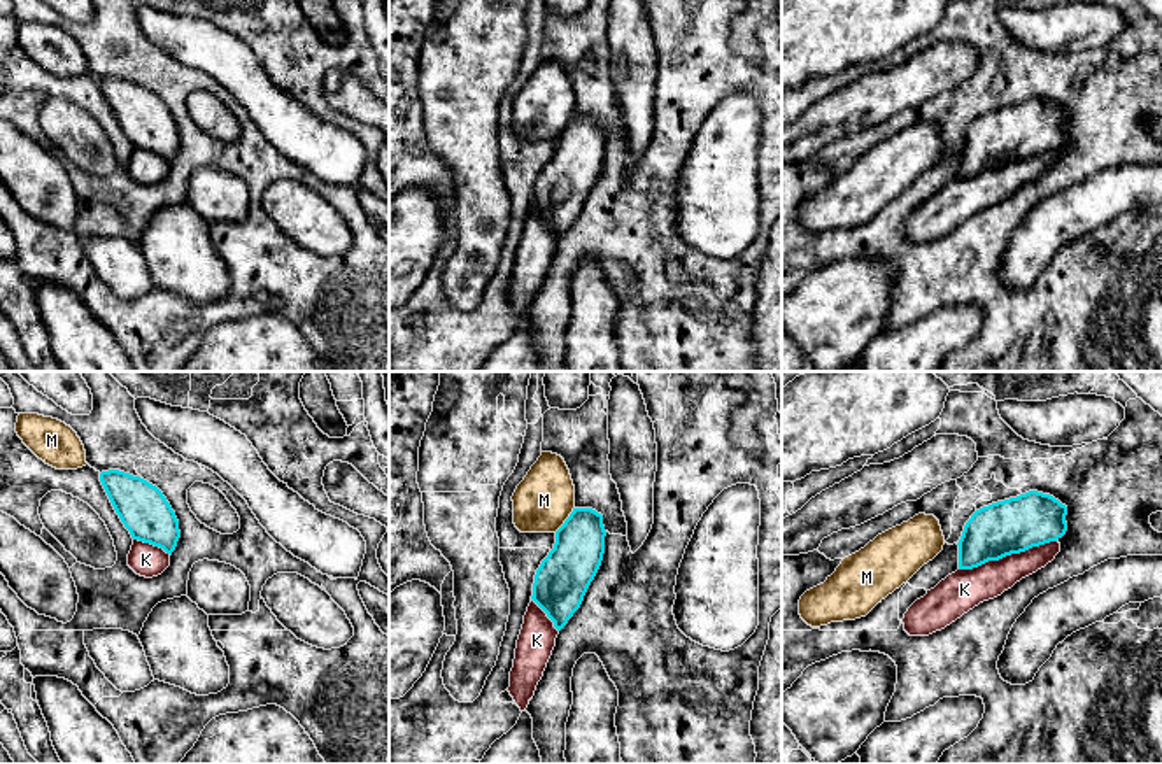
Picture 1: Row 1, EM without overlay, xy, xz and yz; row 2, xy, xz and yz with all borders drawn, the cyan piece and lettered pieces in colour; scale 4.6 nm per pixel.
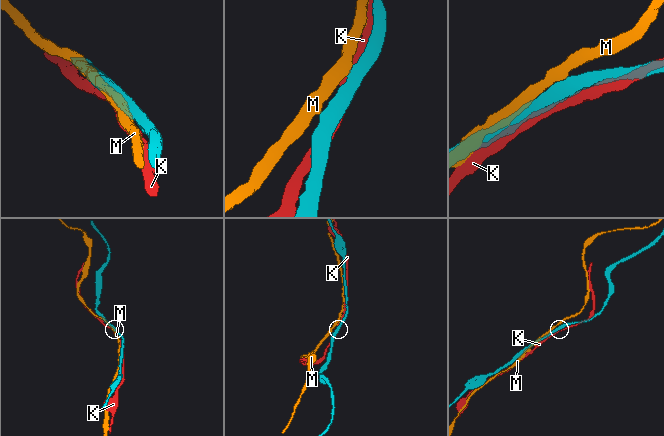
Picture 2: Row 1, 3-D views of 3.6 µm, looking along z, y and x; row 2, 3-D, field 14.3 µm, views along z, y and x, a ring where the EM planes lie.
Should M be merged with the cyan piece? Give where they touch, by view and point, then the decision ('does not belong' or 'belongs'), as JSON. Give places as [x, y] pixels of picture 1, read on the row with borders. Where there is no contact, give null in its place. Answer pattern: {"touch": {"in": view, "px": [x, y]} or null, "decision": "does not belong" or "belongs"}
{"touch": {"in": "xz", "px": [566, 519]}, "decision": "does not belong"}

